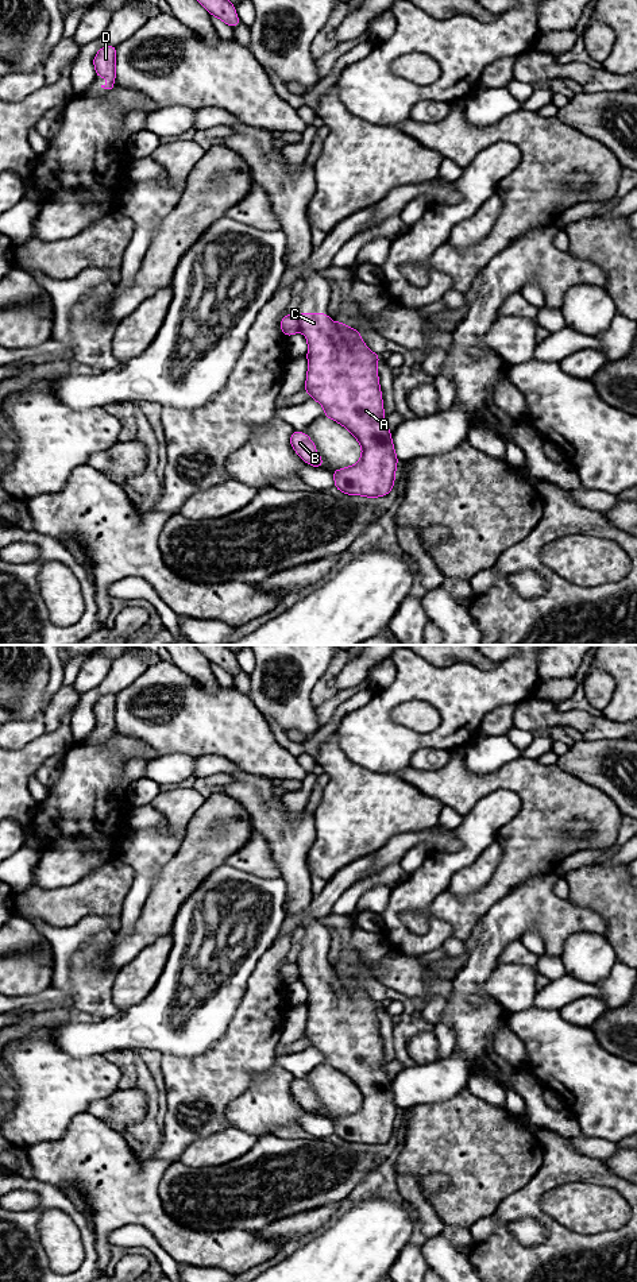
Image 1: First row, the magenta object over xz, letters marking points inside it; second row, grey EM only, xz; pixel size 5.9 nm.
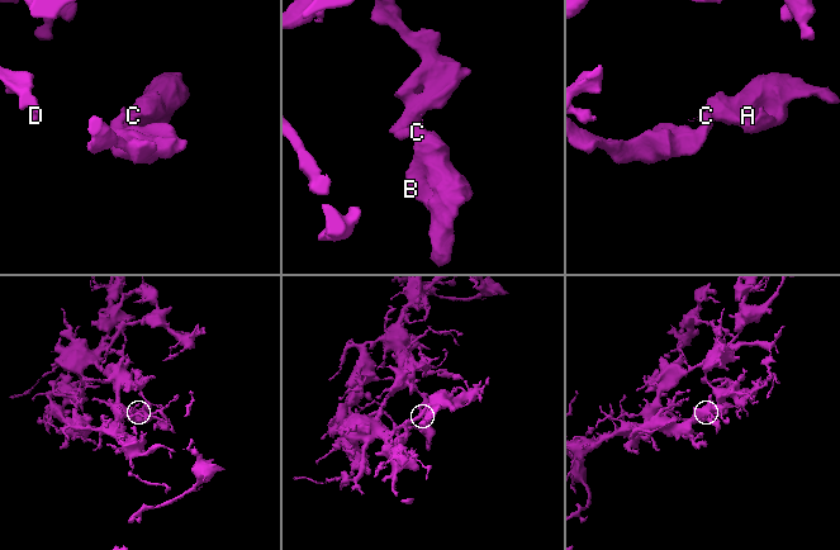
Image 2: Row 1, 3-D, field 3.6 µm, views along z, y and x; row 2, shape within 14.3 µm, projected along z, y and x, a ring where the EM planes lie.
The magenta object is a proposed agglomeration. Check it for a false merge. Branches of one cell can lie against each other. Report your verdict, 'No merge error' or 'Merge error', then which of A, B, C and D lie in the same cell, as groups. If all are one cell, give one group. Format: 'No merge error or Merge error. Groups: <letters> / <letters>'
Merge error. Groups: A B C / D

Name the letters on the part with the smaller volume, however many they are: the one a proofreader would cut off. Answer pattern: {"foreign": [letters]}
{"foreign": ["A", "B", "C"]}

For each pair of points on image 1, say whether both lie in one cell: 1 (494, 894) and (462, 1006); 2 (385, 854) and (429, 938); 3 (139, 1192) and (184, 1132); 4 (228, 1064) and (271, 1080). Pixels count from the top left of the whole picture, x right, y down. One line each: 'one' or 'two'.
1: two
2: two
3: two
4: two

